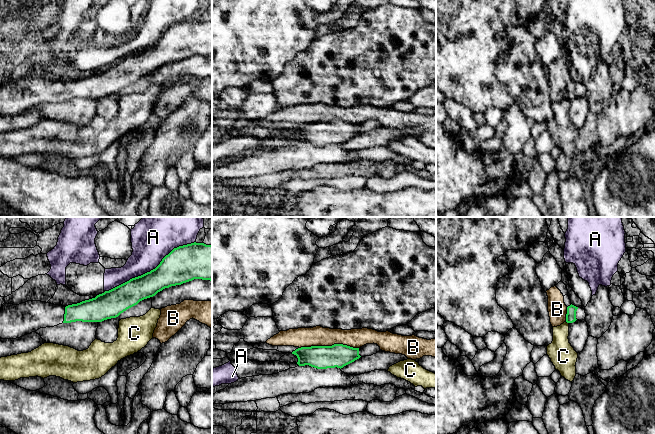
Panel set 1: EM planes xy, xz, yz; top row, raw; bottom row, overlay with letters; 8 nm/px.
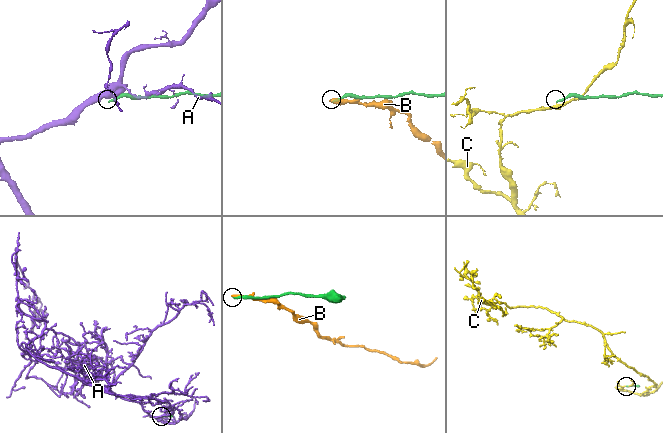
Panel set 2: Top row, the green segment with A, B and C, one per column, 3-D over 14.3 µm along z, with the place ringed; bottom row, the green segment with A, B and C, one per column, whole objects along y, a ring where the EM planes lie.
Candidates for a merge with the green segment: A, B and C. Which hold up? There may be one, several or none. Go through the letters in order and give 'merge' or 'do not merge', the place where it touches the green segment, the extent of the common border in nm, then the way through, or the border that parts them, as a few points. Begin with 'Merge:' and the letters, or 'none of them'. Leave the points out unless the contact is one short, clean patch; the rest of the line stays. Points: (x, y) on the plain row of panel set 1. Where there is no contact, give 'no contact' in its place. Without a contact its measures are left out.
Merge: none of them
A: do not merge; contact xy (151, 46); length 800 nm
B: do not merge; contact xz (328, 122); length 480 nm
C: do not merge; contact yz (567, 98); length 30 nm

